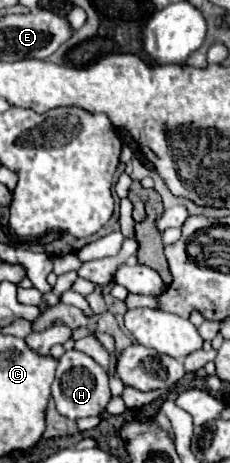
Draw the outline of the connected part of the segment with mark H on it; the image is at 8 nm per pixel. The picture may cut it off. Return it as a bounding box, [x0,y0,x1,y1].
[52,350,110,420]

